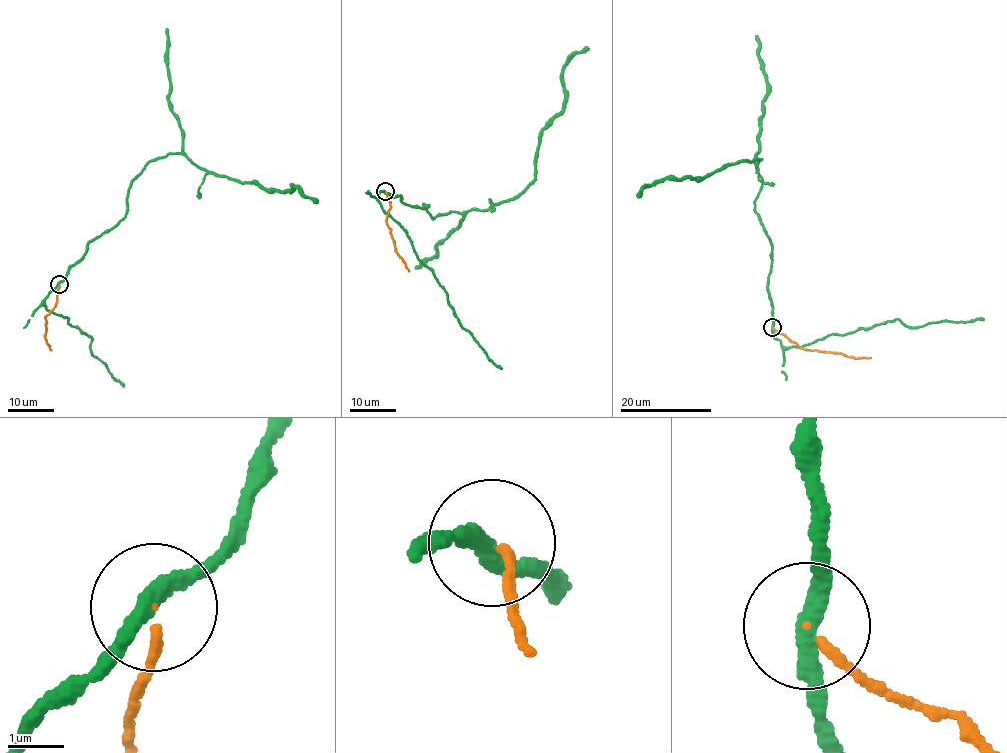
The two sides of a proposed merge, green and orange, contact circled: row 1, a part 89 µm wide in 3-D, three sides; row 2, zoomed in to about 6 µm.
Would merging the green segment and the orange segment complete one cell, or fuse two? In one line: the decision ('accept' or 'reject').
reject

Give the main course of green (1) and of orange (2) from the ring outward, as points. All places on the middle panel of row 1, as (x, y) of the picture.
1: (385, 192), (428, 206), (432, 219), (509, 201), (534, 180), (540, 134), (563, 107), (564, 66), (589, 48)
2: (385, 192), (390, 204), (385, 223), (391, 229), (395, 251), (409, 271)

